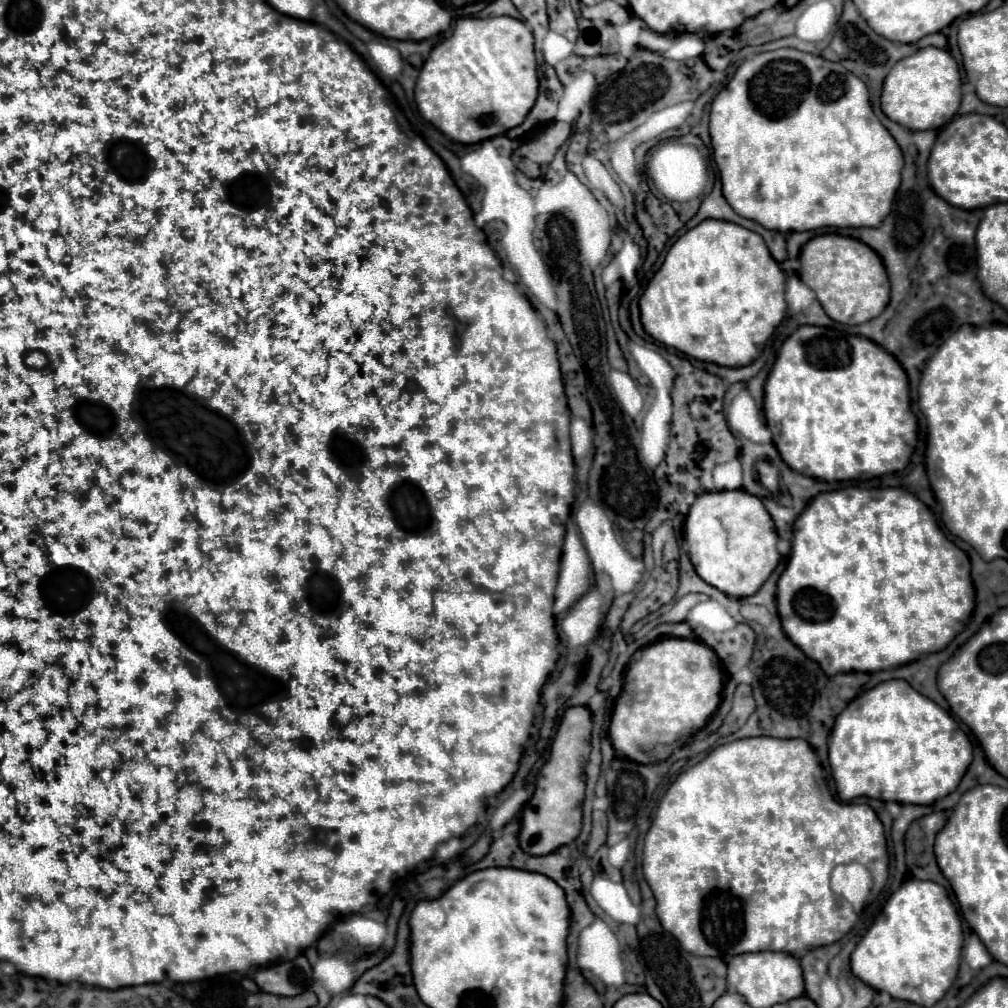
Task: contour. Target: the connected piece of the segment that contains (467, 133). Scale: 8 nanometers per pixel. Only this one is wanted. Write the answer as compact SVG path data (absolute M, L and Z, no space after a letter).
M510 16L460 18L452 34L430 52L416 82L422 118L462 144L482 142L520 126L536 96L534 38L524 22Z

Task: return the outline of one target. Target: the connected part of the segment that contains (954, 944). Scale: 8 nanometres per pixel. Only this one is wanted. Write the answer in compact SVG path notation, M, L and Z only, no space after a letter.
M906 880L884 904L874 924L852 952L854 976L898 1000L934 1006L952 986L962 950L962 922L944 886L932 880Z

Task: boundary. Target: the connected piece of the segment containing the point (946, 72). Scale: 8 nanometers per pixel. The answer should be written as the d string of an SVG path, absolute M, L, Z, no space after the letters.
M928 46L894 64L892 72L884 80L882 98L880 98L882 112L890 120L910 130L942 128L958 112L960 96L962 96L960 86L962 86L962 80L960 80L958 64L950 56L950 52Z

